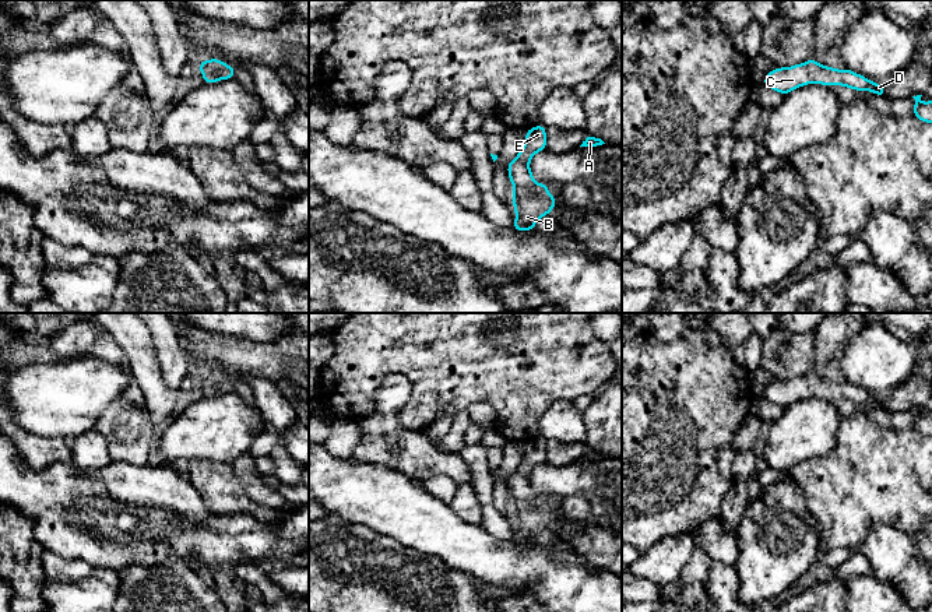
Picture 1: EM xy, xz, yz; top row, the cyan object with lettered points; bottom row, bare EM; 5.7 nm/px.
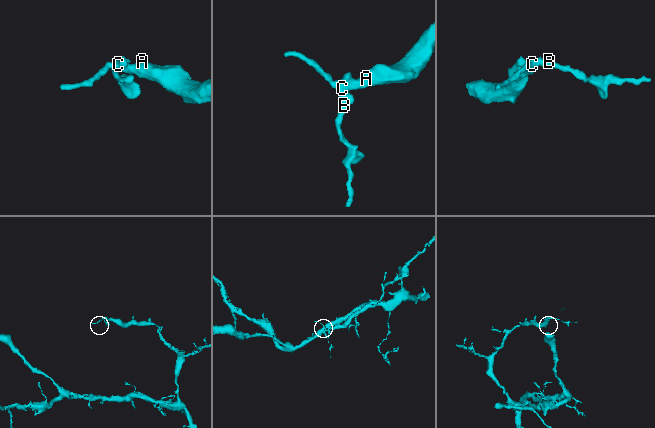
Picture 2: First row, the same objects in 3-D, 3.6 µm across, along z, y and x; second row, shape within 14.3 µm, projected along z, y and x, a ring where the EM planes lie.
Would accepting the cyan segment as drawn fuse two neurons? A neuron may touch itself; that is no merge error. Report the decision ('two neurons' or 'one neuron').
one neuron

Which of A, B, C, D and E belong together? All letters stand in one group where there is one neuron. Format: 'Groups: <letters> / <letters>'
Groups: A B C D E

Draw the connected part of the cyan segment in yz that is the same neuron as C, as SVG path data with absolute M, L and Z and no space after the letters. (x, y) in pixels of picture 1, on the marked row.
M813 57L806 63L774 68L766 74L763 85L785 96L799 87L809 85L812 81L820 85L843 85L855 91L871 91L879 96L886 96L883 84L872 82L848 68L837 70L822 66Z

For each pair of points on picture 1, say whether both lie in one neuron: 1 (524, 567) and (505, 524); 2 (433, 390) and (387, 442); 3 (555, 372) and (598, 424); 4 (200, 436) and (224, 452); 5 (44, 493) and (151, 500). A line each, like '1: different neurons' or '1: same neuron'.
1: different neurons
2: different neurons
3: different neurons
4: same neuron
5: same neuron

